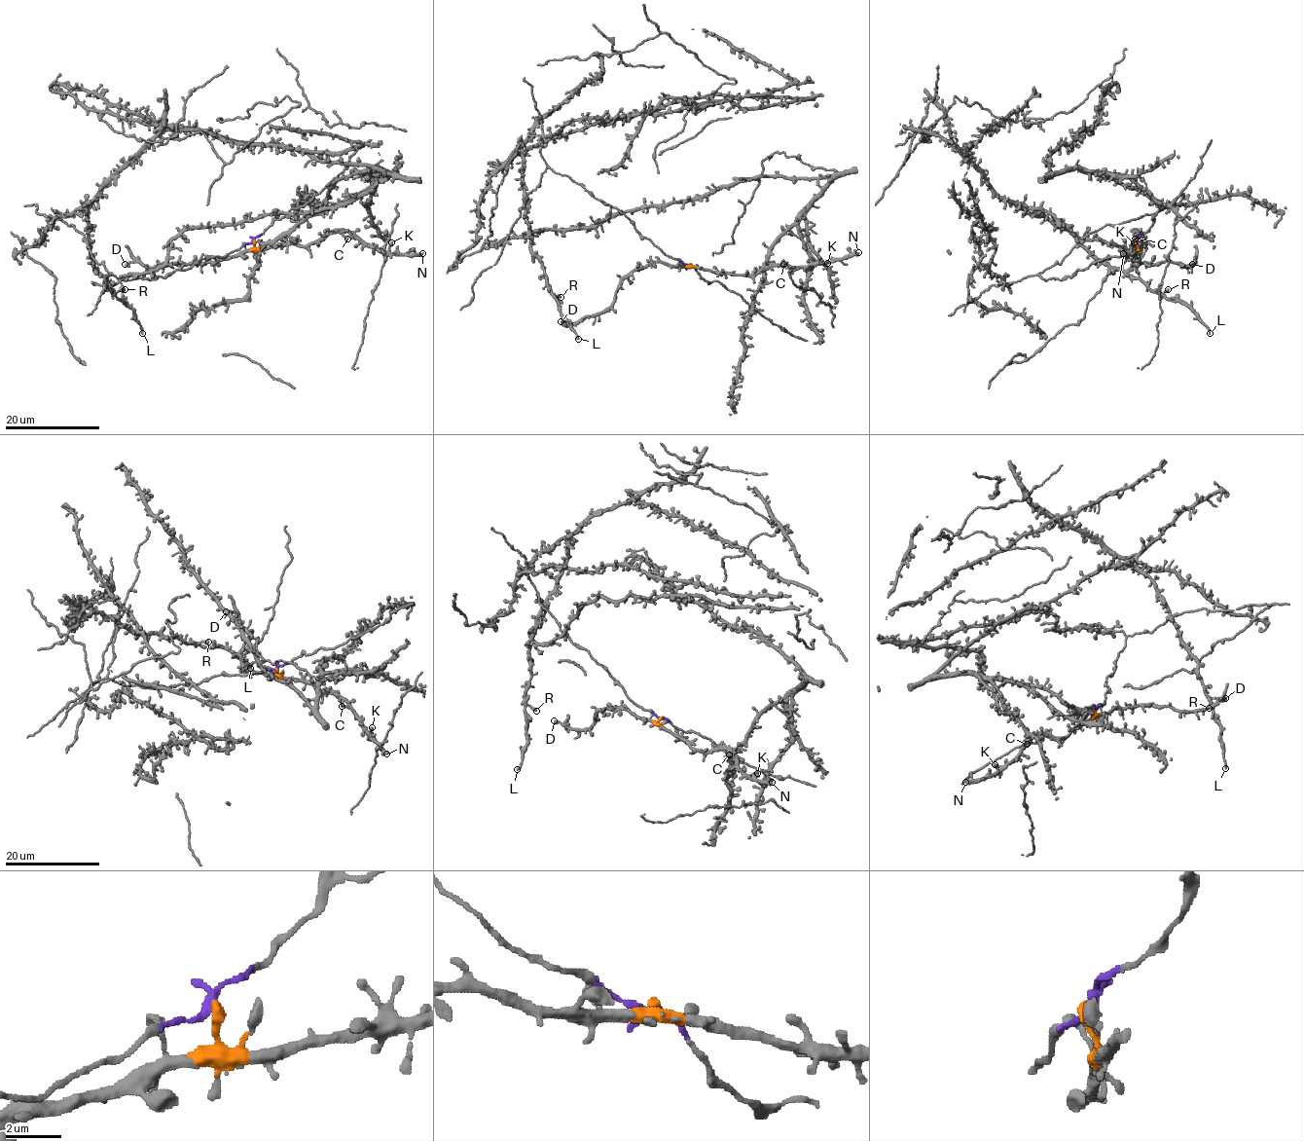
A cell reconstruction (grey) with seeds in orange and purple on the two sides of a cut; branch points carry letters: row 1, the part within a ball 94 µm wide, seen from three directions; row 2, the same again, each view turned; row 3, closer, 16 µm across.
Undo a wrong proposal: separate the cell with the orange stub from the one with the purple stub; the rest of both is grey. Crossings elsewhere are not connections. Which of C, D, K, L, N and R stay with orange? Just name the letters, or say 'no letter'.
C, D, K, N

